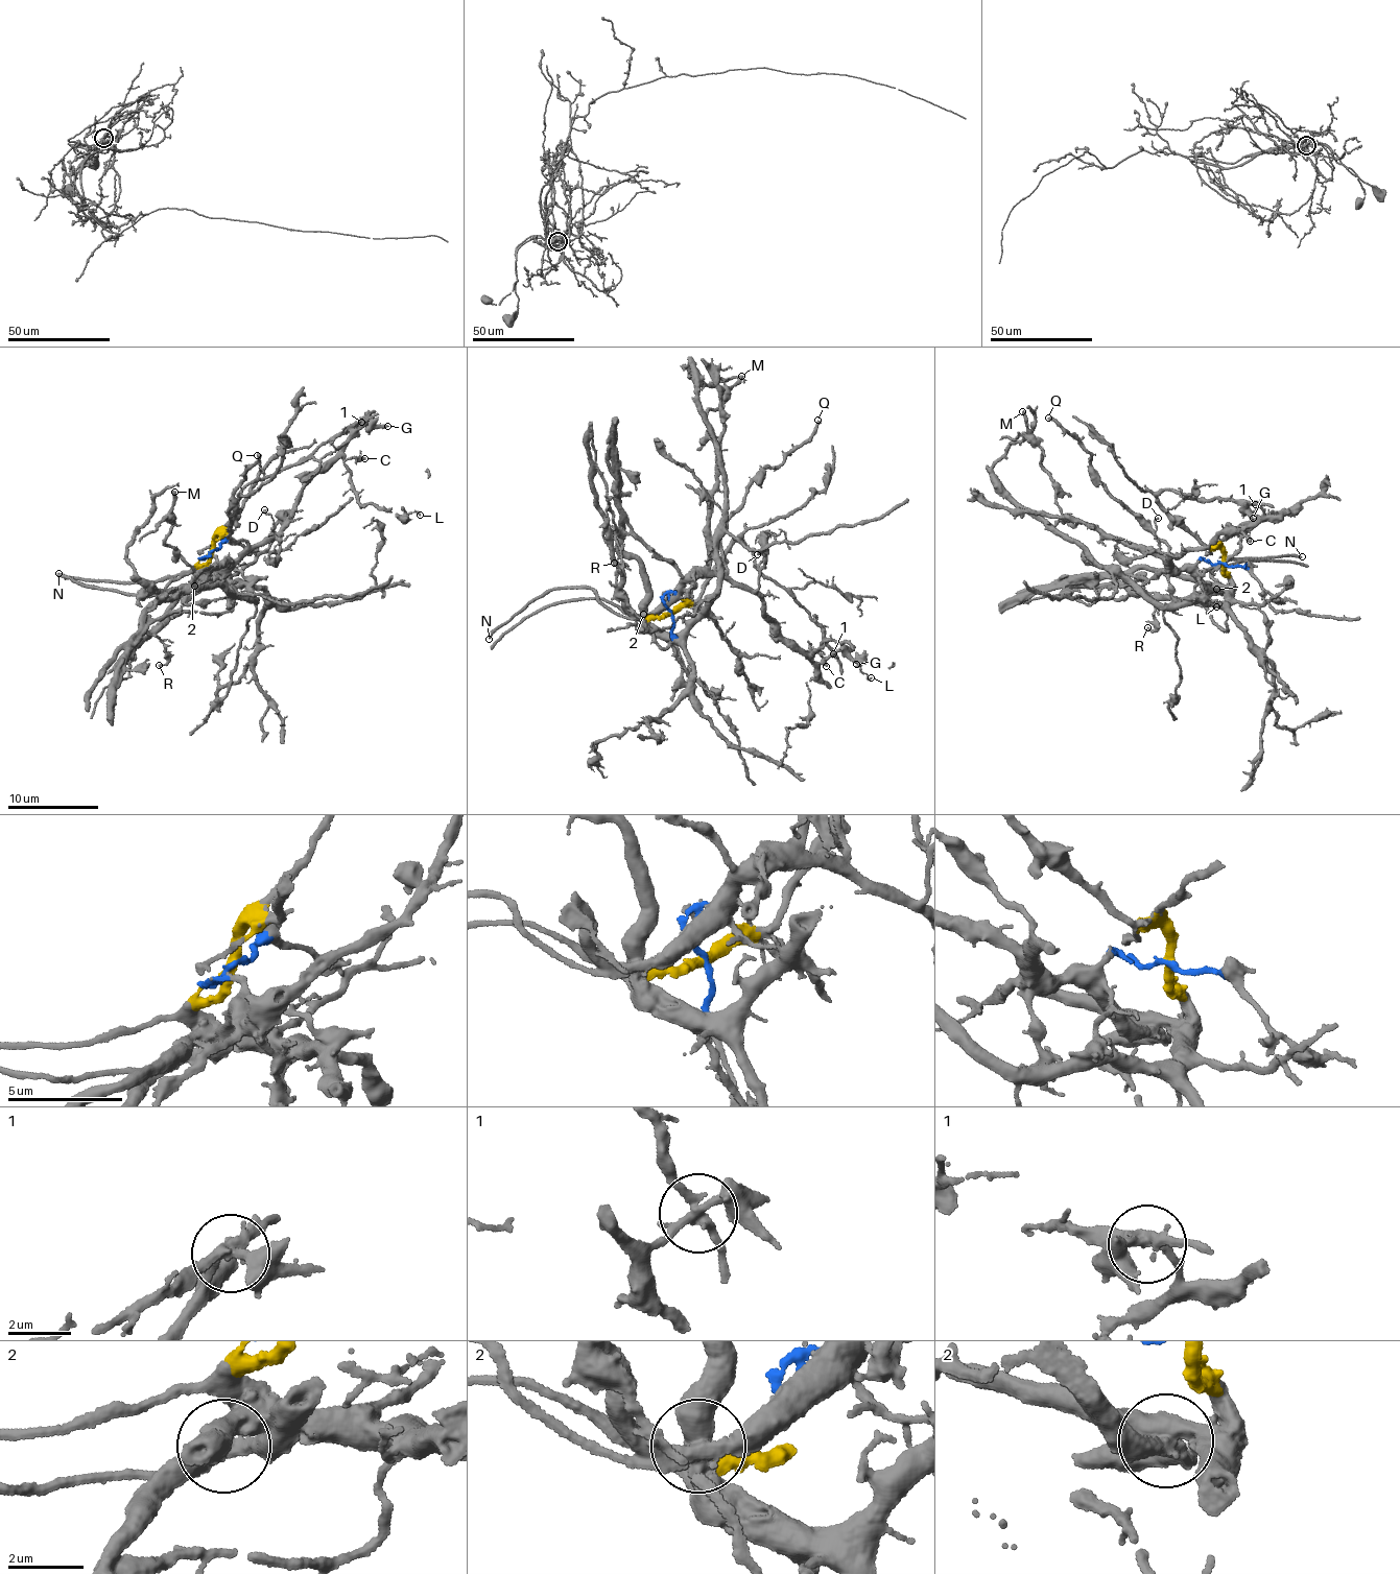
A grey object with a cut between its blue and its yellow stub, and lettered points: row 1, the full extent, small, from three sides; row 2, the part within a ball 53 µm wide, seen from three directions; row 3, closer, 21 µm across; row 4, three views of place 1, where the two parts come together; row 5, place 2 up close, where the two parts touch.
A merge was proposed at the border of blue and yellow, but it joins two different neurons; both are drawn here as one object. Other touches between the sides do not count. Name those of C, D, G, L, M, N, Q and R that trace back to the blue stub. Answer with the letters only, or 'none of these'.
C, D, G, L, M, N, Q, R

